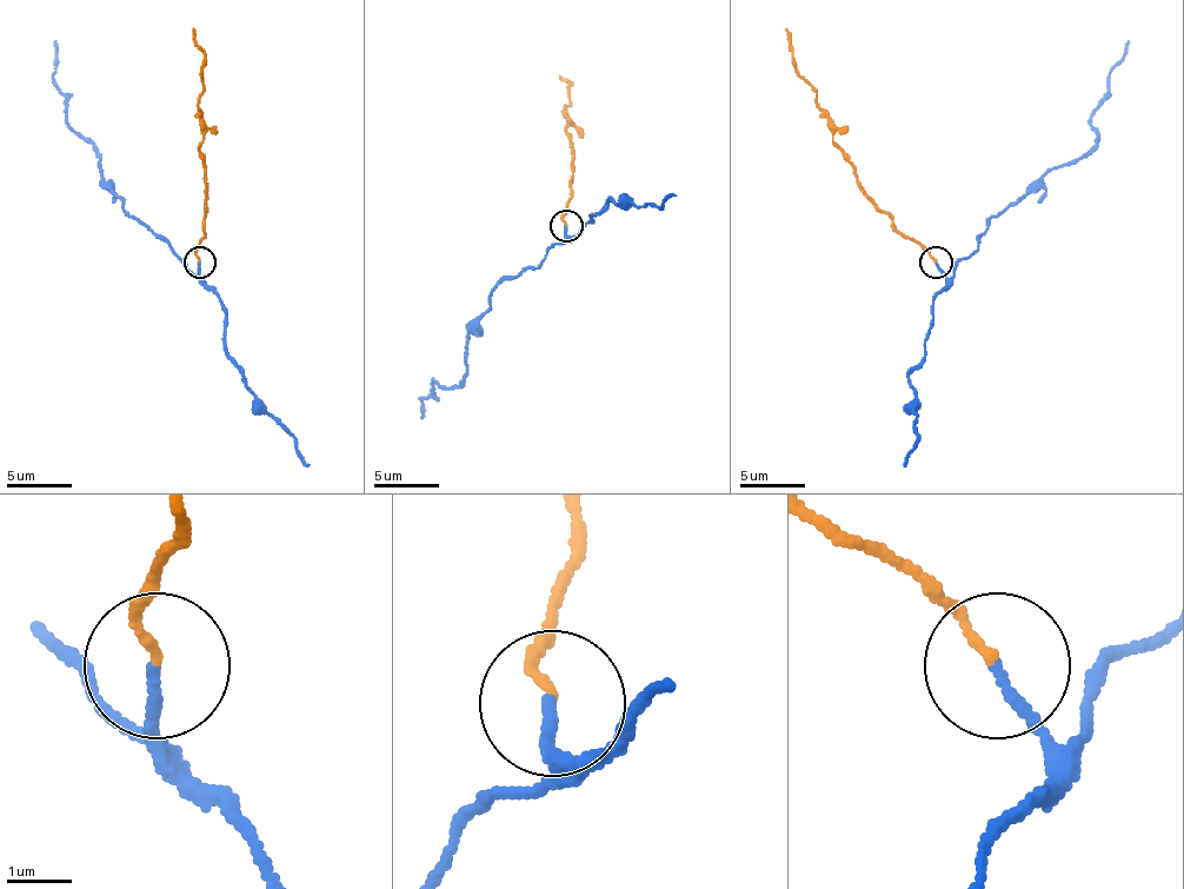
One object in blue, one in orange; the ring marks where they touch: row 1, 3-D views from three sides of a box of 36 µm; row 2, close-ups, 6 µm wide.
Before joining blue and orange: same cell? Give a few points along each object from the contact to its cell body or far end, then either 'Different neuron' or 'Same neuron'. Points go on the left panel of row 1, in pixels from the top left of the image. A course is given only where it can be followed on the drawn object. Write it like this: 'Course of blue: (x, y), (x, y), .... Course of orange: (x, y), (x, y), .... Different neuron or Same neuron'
Course of blue: (200, 263), (197, 276), (126, 211), (104, 179), (100, 153), (67, 124), (54, 40). Course of orange: (200, 263), (197, 250), (204, 237), (206, 166), (204, 120), (197, 105), (204, 70), (193, 27). Different neuron

